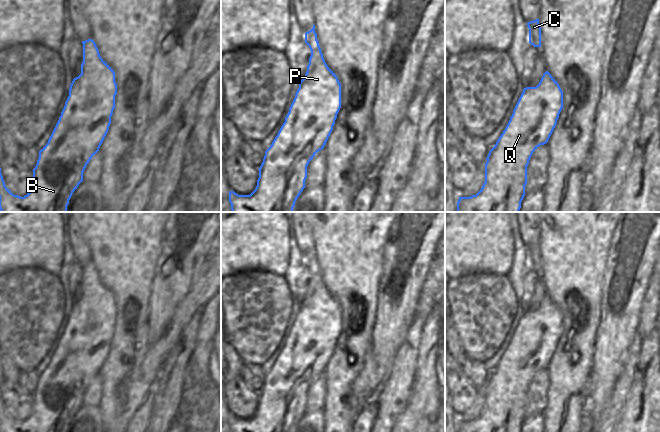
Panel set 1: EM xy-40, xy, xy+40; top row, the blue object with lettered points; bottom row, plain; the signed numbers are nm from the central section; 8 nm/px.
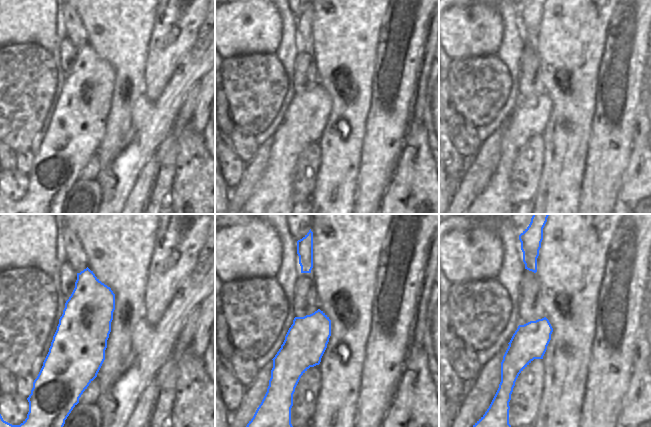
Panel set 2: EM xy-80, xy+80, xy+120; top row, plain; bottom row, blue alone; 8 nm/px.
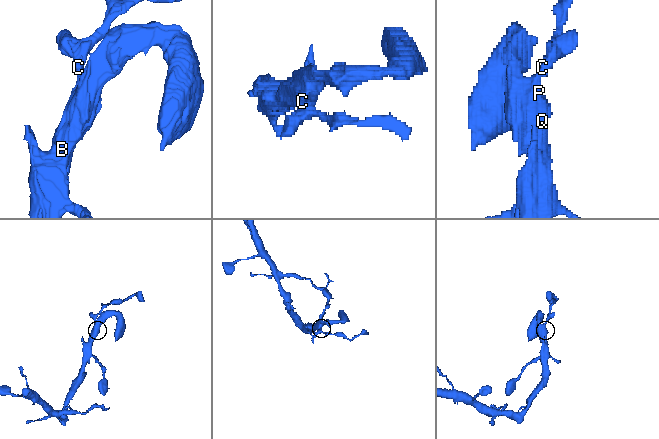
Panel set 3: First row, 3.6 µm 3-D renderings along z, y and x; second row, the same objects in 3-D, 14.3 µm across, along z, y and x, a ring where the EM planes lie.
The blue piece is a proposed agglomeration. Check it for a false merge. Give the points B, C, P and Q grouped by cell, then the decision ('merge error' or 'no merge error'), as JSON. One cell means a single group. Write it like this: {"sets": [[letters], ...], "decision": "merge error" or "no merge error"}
{"sets": [["B", "C", "P", "Q"]], "decision": "no merge error"}

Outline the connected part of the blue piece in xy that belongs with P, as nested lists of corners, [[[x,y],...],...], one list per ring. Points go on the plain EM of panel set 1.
[[[314,248],[313,252],[305,257],[305,267],[311,274],[307,296],[299,307],[299,312],[285,341],[285,346],[271,370],[265,375],[263,386],[259,392],[257,410],[250,419],[238,419],[234,415],[230,415],[231,432],[294,432],[297,422],[305,412],[307,390],[315,378],[324,372],[333,354],[337,338],[341,332],[341,308],[323,282]]]

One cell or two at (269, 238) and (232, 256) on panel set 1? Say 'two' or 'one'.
one

